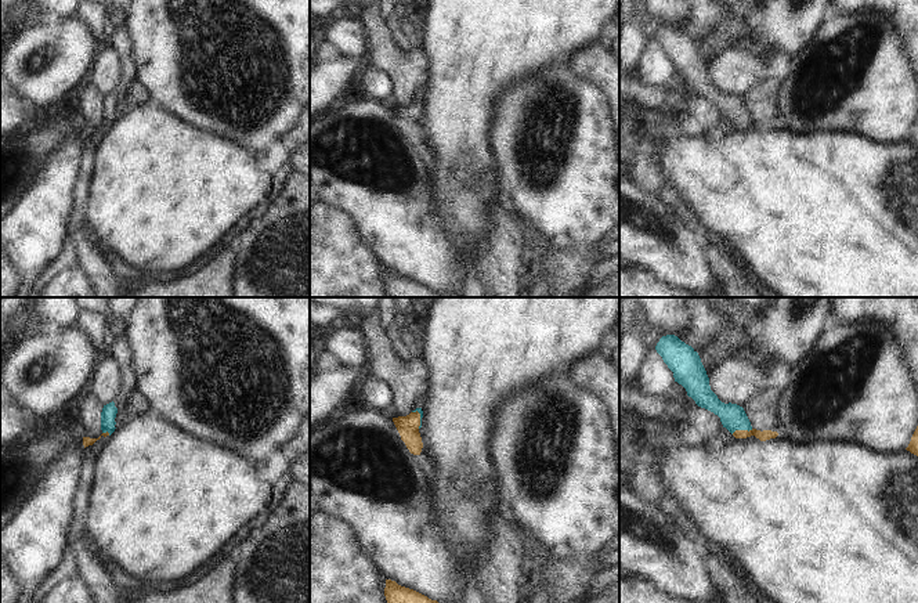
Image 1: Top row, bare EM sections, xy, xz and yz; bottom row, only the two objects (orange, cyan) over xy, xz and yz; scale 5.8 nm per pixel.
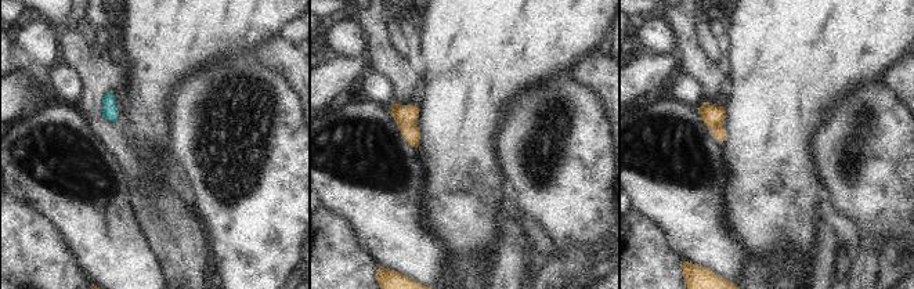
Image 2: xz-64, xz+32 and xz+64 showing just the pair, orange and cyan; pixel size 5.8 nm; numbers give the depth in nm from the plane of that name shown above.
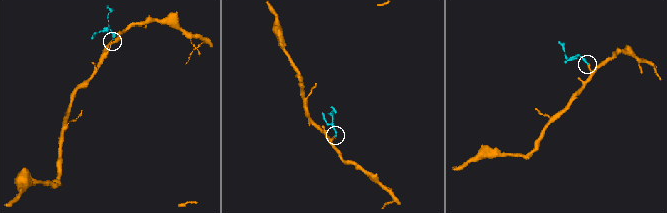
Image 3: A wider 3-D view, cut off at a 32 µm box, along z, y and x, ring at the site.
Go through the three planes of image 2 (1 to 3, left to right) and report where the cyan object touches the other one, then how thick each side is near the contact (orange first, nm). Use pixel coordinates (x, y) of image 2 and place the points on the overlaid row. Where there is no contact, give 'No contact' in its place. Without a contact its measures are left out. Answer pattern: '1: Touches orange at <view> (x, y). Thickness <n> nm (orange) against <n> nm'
1: No contact
2: No contact
3: No contact.

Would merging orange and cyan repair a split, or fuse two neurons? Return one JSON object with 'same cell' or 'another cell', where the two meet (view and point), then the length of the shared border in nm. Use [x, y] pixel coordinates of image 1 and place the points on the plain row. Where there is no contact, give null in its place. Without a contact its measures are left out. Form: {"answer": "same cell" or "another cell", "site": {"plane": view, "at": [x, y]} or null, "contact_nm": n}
{"answer": "same cell", "site": {"plane": "yz", "at": [741, 121]}, "contact_nm": 130}

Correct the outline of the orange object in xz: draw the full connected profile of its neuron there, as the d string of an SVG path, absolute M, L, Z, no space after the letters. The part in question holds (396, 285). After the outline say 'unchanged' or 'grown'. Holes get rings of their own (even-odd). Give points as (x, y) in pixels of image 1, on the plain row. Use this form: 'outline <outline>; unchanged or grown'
outline M386 270L384 286L390 297L442 297L437 290Z; unchanged

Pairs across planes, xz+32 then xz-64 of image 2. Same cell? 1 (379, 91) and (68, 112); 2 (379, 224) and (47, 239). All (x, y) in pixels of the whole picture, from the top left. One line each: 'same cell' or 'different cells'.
1: different cells
2: different cells

